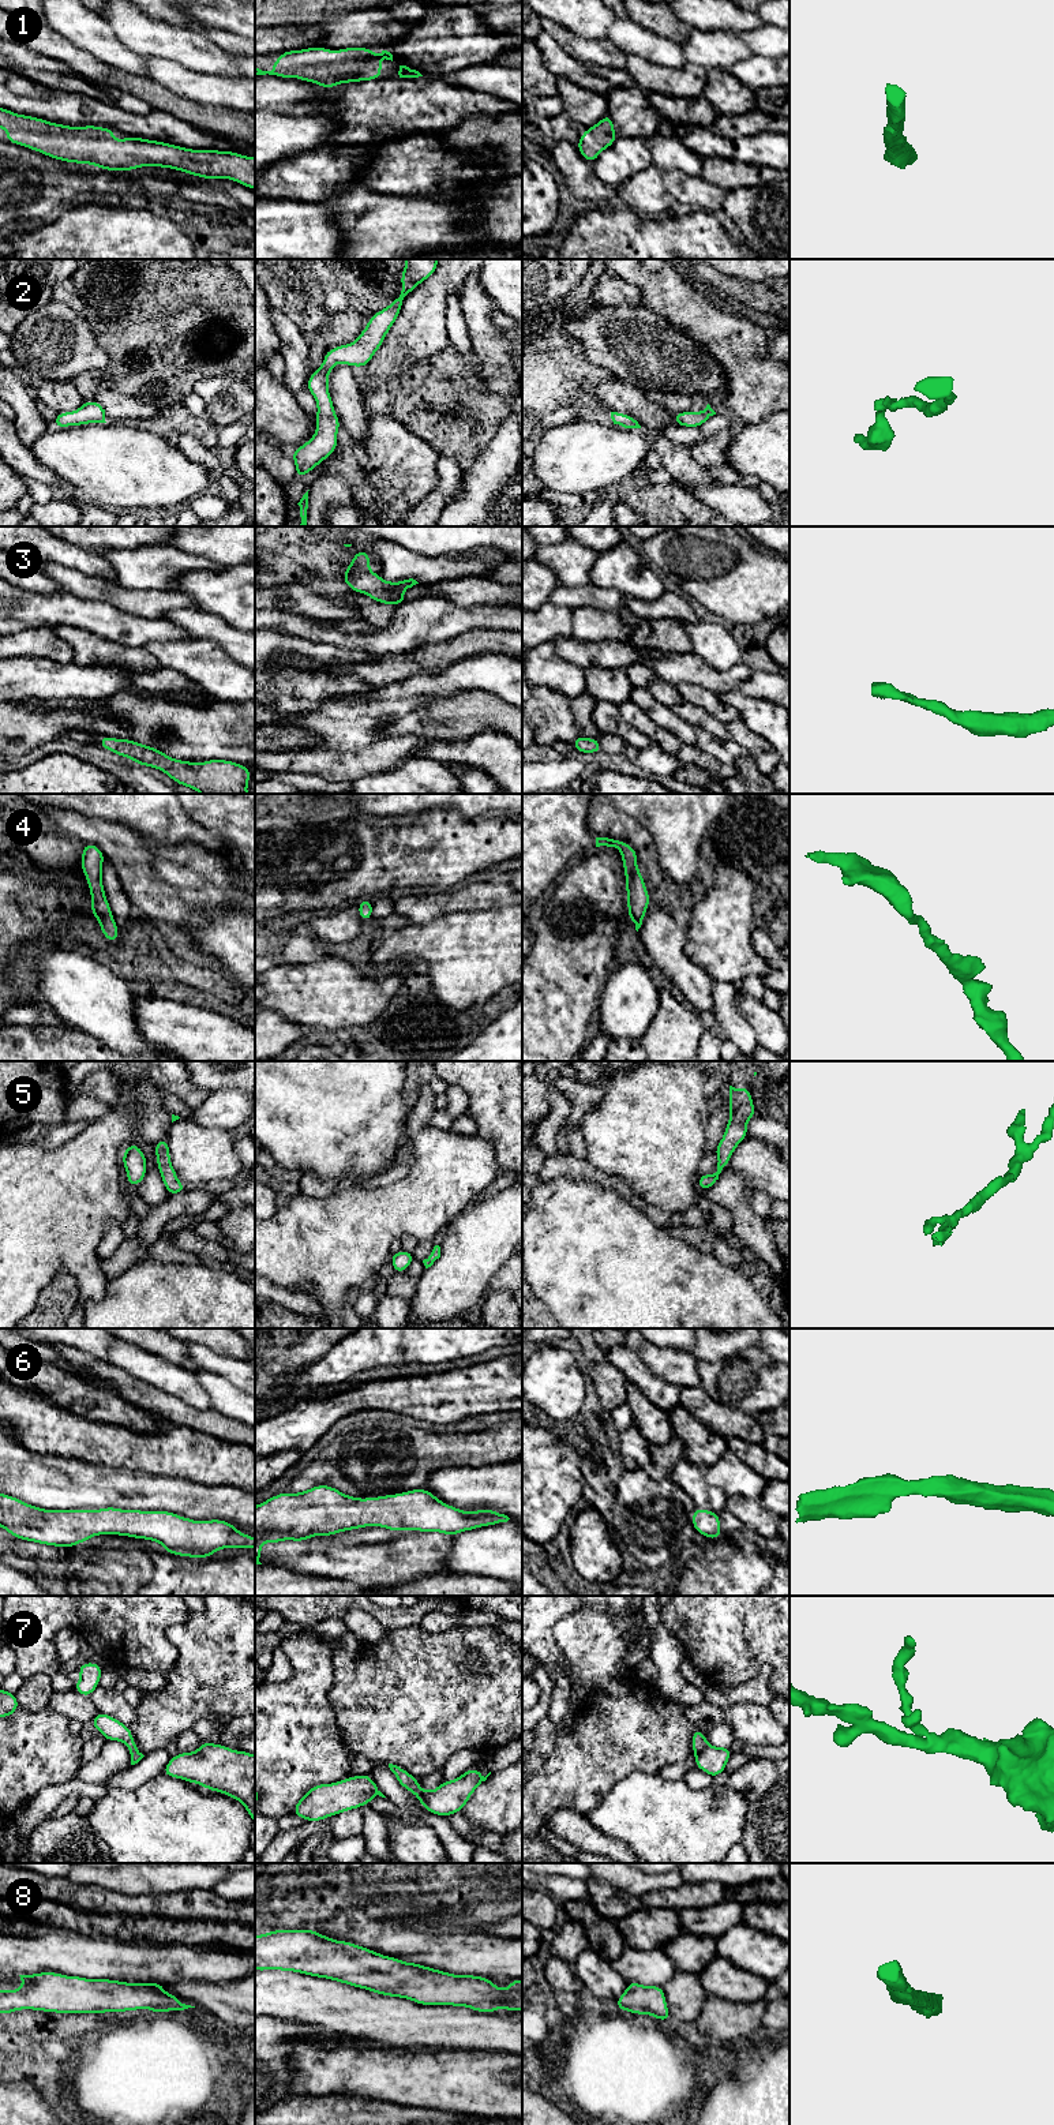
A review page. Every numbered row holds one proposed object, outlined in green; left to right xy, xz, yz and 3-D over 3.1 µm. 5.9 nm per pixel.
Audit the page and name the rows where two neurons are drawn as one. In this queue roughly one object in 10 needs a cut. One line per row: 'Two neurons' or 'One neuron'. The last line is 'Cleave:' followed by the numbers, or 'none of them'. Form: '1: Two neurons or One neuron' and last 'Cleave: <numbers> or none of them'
1: One neuron
2: One neuron
3: One neuron
4: One neuron
5: One neuron
6: One neuron
7: One neuron
8: One neuron
Cleave: none of them

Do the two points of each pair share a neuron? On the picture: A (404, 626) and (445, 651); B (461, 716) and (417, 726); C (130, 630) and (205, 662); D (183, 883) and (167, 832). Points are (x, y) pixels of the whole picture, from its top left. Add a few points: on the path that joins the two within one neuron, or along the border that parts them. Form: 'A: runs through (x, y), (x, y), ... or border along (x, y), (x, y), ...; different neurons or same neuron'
A: border along (462, 632), (401, 652); different neurons
B: runs through (450, 716), (428, 722); same neuron
C: border along (186, 639), (152, 640), (143, 647); different neurons
D: border along (141, 832), (160, 843), (198, 844), (202, 847); different neurons

